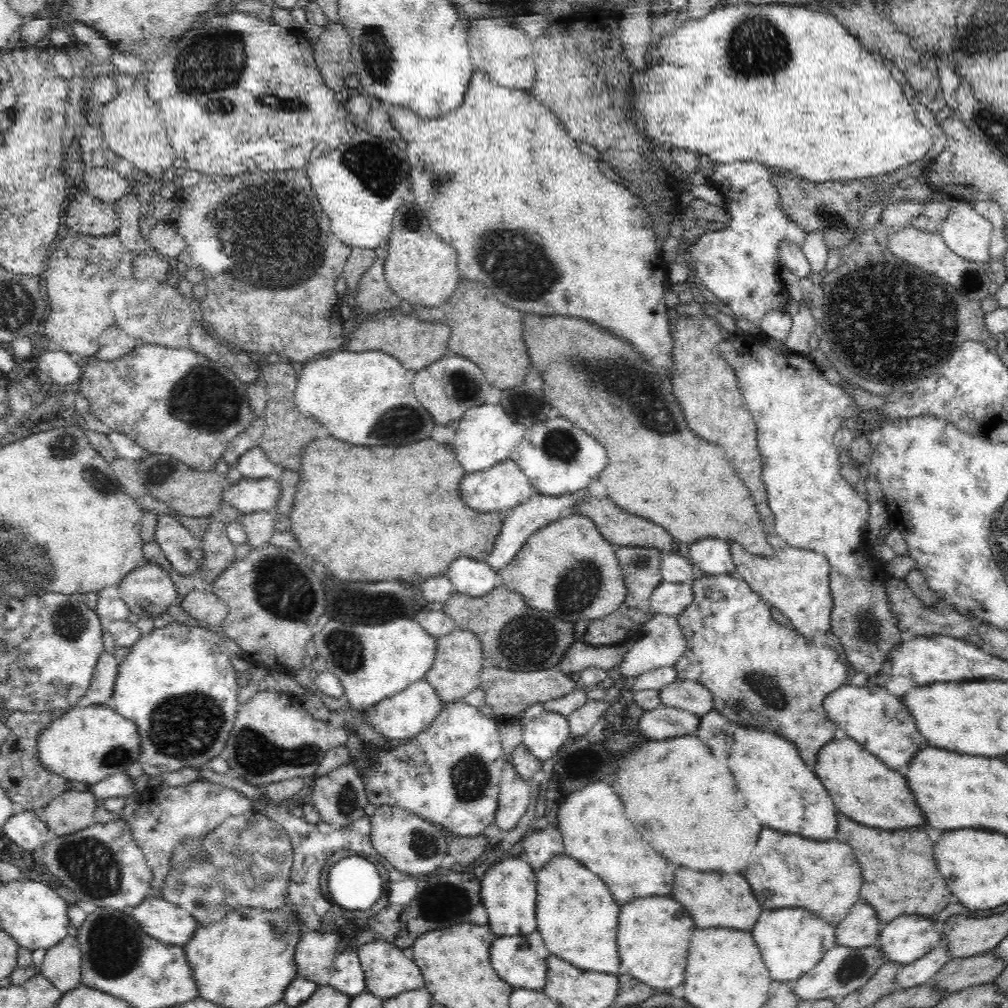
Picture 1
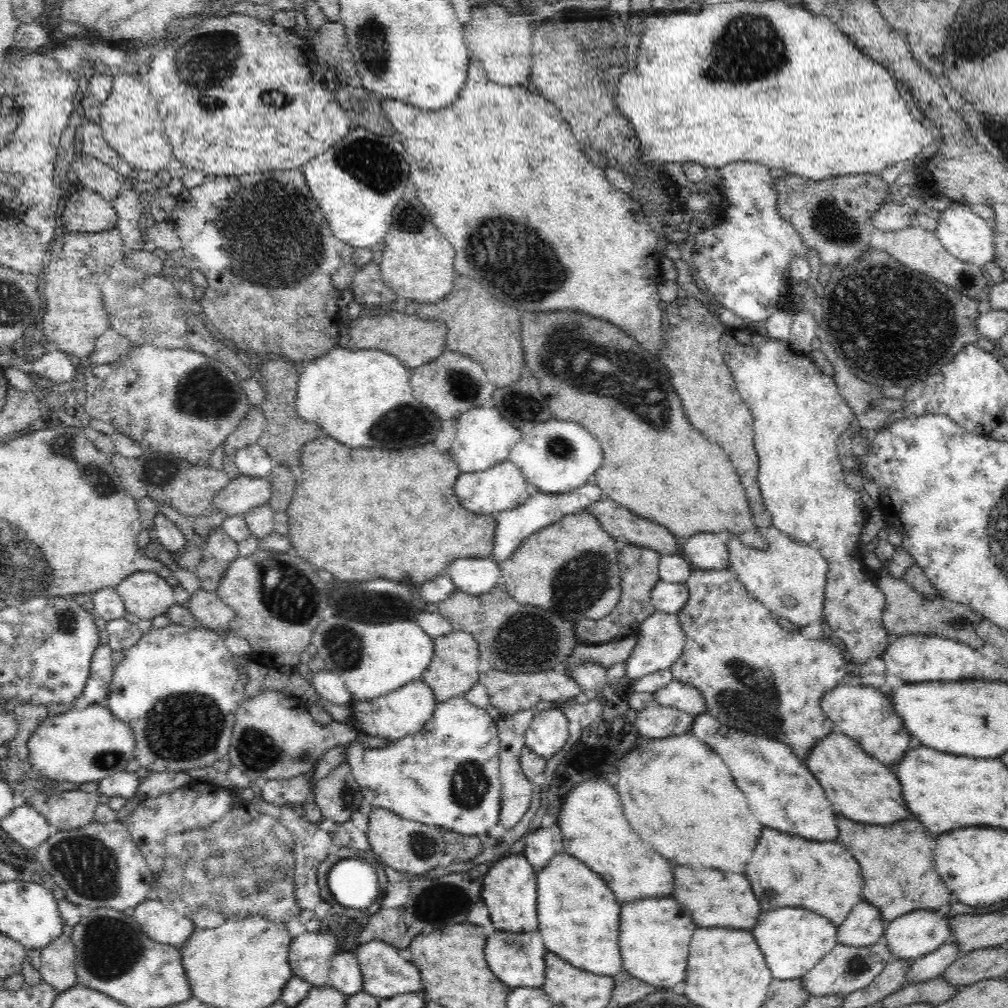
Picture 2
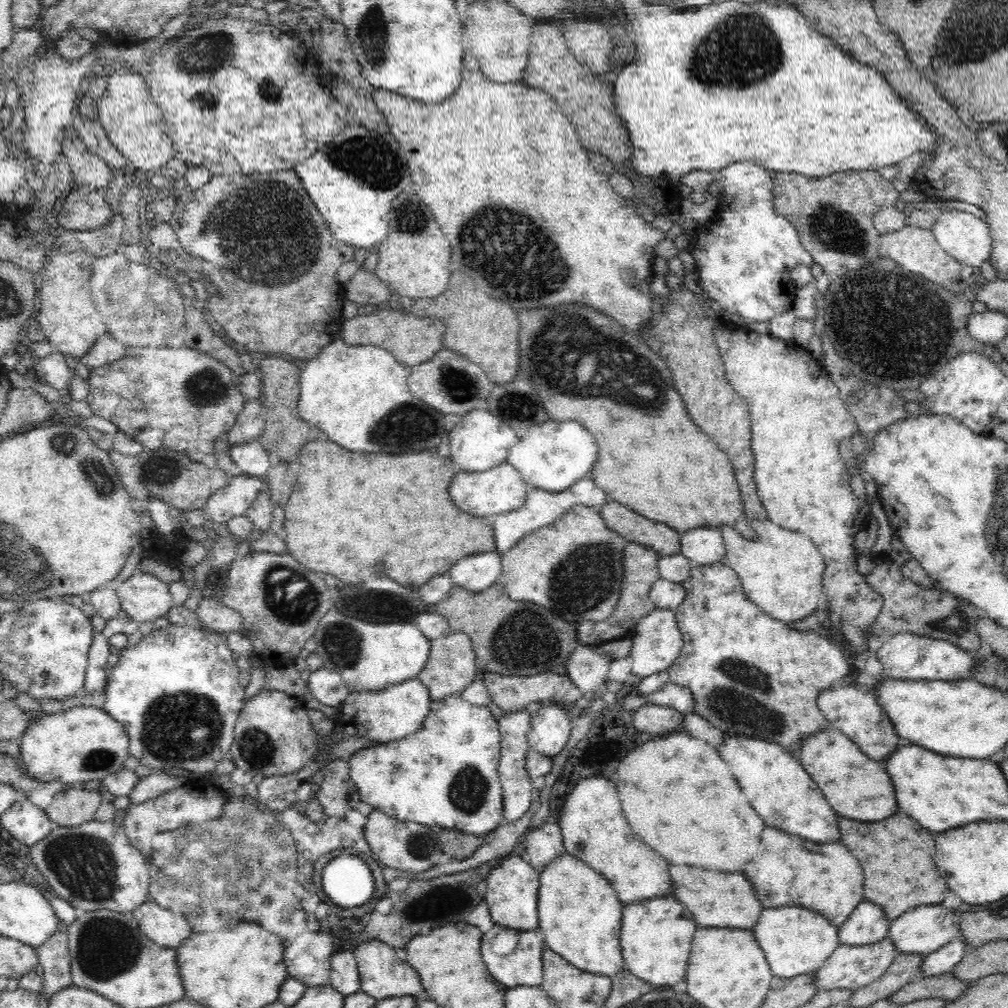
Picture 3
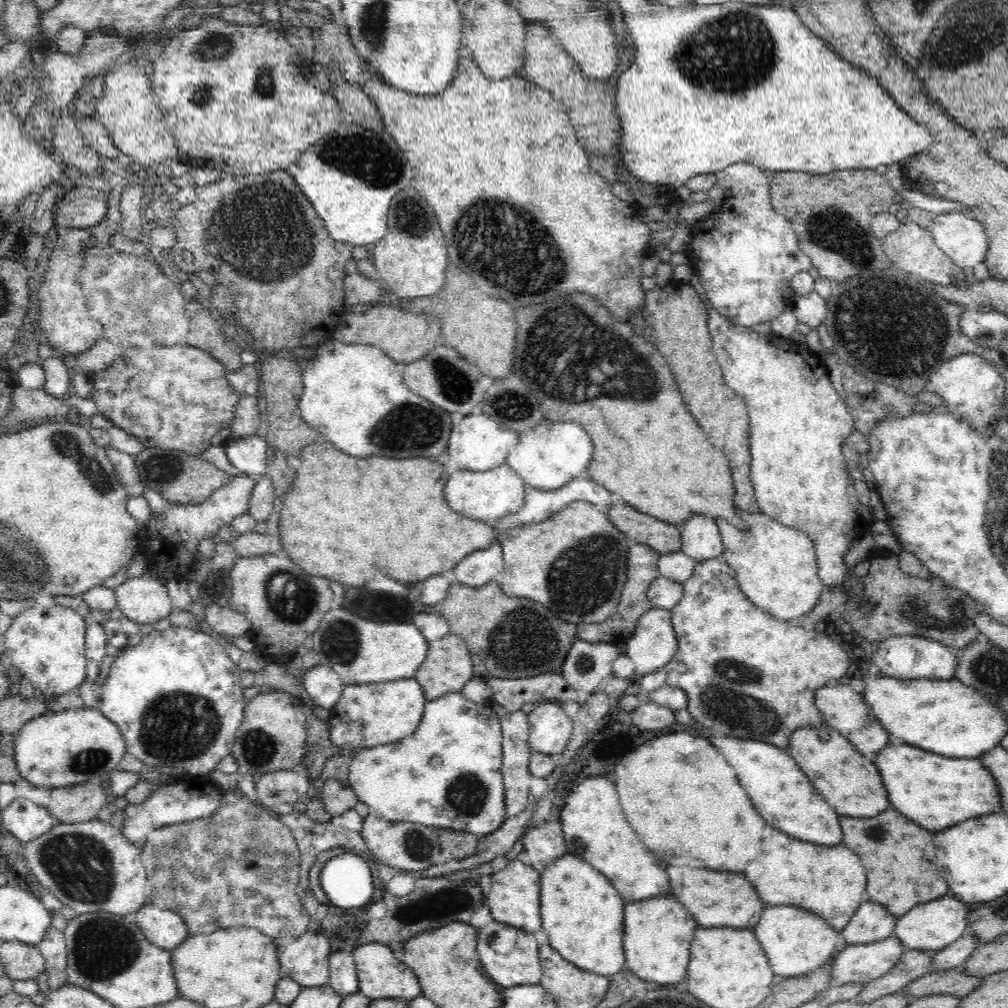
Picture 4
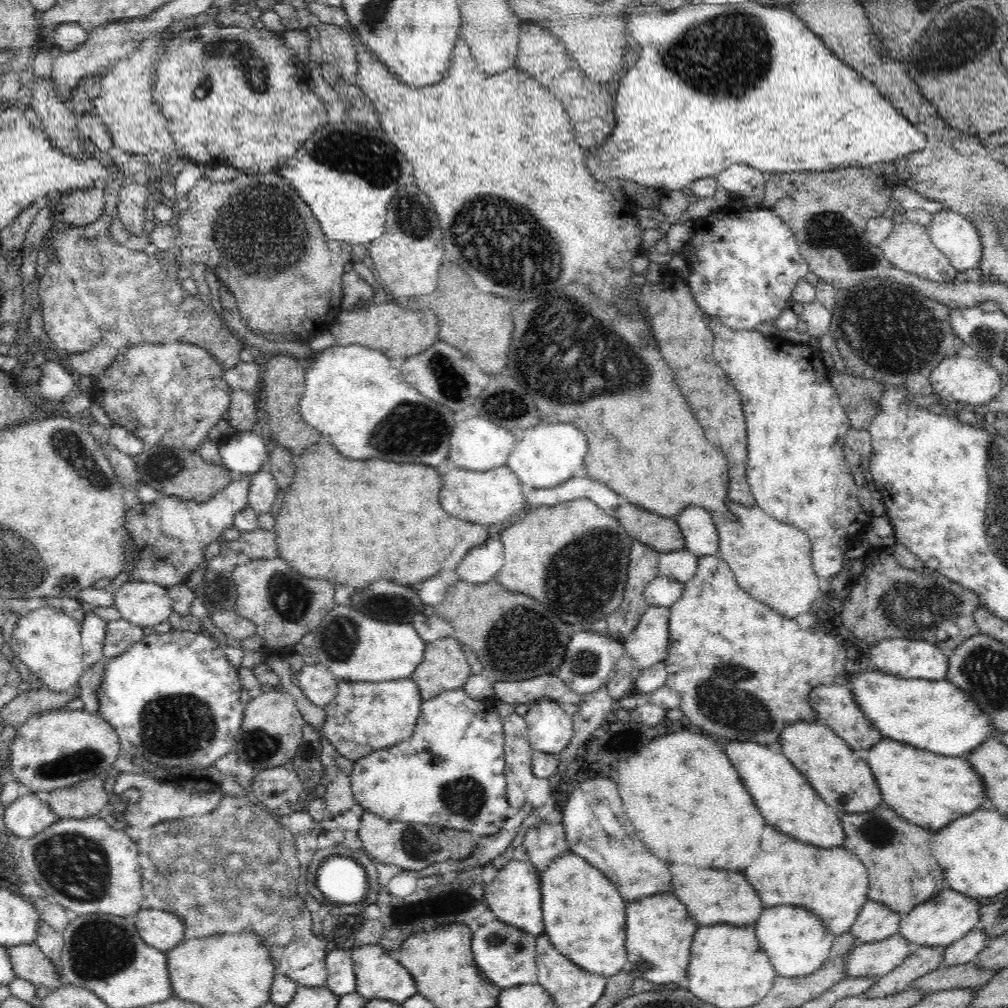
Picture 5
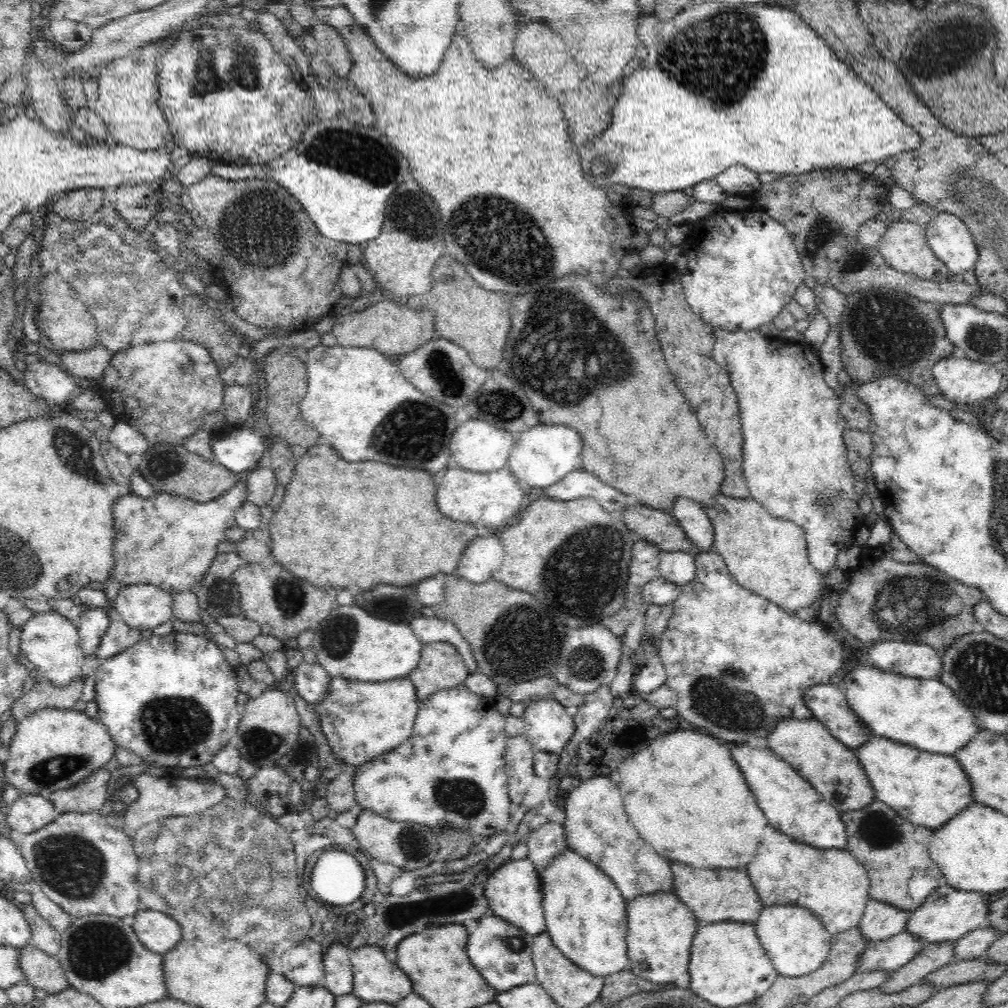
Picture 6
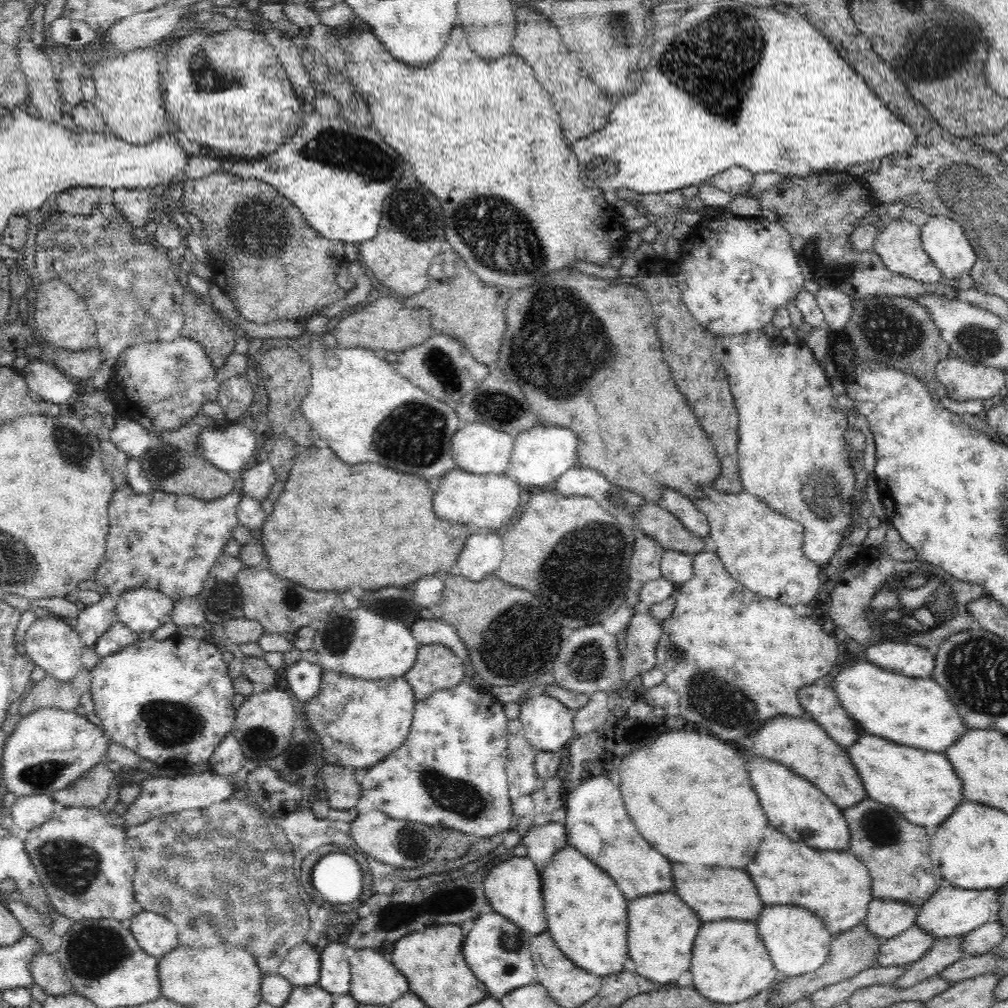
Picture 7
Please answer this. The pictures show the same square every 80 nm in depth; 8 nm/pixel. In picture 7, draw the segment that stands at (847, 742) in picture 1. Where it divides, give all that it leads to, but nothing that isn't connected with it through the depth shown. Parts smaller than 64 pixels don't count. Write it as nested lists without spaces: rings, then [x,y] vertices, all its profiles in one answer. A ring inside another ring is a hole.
[[[774,716],[749,738],[750,744],[744,745],[746,752],[782,763],[830,796],[838,808],[850,808],[867,798],[862,779],[851,763],[851,758],[846,756],[845,747],[834,742],[813,718]]]

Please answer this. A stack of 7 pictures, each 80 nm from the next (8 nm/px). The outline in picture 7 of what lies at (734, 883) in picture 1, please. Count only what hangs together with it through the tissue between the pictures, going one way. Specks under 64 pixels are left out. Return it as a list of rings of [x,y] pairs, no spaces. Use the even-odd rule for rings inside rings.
[[[674,864],[674,888],[678,896],[694,908],[694,912],[702,918],[702,922],[736,918],[736,920],[758,920],[764,910],[764,902],[758,896],[758,890],[750,876],[744,870],[732,868],[704,868],[690,864]]]

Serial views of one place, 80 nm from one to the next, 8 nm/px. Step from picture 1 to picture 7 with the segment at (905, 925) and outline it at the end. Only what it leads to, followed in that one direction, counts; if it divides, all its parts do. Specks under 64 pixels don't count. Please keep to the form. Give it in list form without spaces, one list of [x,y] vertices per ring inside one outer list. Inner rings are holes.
[[[954,885],[939,888],[920,906],[914,924],[936,939],[966,935],[983,924],[998,919],[998,912],[1000,912],[998,898],[1000,896],[997,888],[985,888],[977,891],[967,891]]]

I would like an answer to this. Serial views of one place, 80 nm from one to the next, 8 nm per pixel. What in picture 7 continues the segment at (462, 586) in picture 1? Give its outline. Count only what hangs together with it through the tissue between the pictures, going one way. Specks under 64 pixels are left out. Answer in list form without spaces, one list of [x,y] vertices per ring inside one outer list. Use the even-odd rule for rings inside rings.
[[[474,530],[460,552],[456,566],[452,566],[448,573],[462,575],[471,581],[482,581],[486,575],[494,574],[503,559],[502,538],[494,531],[482,535]]]

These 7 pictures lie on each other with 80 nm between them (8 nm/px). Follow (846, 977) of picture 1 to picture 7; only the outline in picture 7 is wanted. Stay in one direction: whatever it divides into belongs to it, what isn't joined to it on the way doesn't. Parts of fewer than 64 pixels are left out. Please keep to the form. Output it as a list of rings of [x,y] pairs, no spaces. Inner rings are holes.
[[[913,924],[902,934],[881,942],[874,958],[874,966],[910,965],[920,960],[932,948],[934,939],[936,938],[932,938],[932,935]]]

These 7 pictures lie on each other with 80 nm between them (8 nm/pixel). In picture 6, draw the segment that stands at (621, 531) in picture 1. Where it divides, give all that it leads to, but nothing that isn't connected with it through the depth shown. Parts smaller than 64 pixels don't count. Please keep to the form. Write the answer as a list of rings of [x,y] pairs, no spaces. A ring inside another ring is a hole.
[[[632,504],[621,515],[625,526],[662,551],[698,553],[687,533],[670,512],[648,505]]]

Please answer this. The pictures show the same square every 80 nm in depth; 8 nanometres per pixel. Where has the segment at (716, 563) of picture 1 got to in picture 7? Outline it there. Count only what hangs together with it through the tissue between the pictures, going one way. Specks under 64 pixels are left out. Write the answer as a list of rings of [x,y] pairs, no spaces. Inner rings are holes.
[[[664,486],[661,499],[657,503],[677,516],[693,534],[700,536],[702,539],[710,536],[707,516],[695,507],[694,501],[690,497]]]

